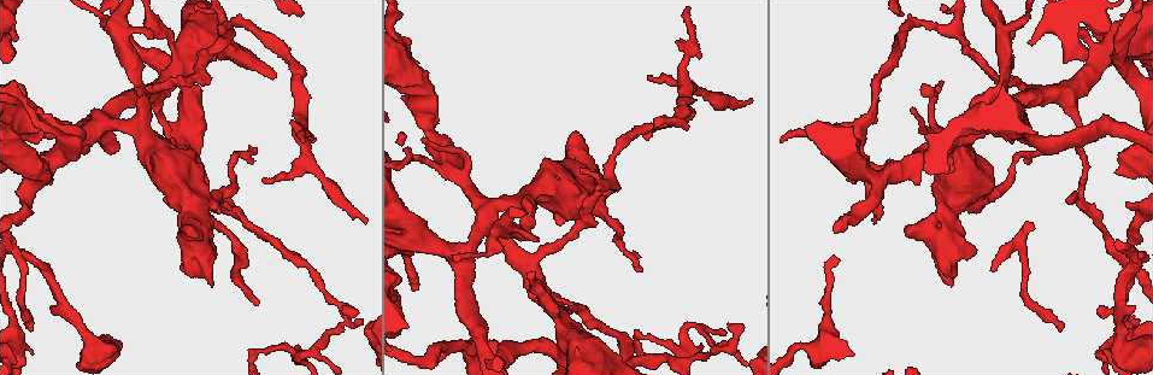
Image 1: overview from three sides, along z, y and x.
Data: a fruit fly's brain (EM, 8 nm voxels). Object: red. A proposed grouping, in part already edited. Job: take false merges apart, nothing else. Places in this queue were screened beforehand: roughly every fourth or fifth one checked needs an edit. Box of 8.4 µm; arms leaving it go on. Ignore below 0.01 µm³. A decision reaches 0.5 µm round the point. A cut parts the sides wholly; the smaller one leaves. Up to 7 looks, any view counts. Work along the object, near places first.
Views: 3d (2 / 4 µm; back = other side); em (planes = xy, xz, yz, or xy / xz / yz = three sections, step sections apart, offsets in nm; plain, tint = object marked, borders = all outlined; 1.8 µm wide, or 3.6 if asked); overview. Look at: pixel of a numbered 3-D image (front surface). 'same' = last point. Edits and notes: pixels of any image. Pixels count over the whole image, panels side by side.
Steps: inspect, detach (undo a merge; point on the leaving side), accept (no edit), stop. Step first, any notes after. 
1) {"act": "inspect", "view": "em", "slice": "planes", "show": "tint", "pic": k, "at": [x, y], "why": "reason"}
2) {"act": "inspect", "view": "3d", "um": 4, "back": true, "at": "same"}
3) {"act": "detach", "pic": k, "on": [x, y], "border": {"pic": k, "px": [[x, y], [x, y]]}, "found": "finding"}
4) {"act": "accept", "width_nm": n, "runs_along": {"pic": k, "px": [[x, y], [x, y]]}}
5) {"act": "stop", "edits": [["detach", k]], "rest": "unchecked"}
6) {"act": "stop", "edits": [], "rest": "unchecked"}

{"act": "inspect", "view": "3d", "um": 4, "back": true, "pic": 1, "at": [100, 119], "why": "a fork"}

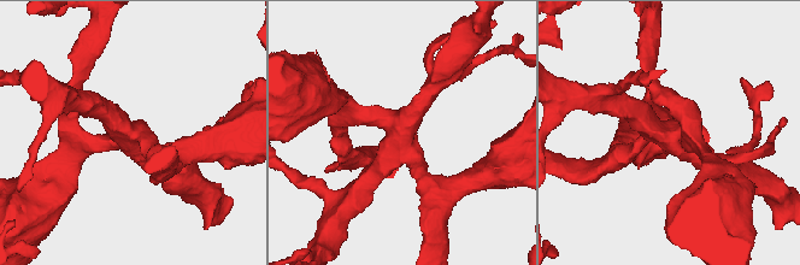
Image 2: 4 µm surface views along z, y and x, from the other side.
{"act": "inspect", "view": "em", "slice": "planes", "show": "tint", "pic": 2, "at": [399, 147], "arms": 4}

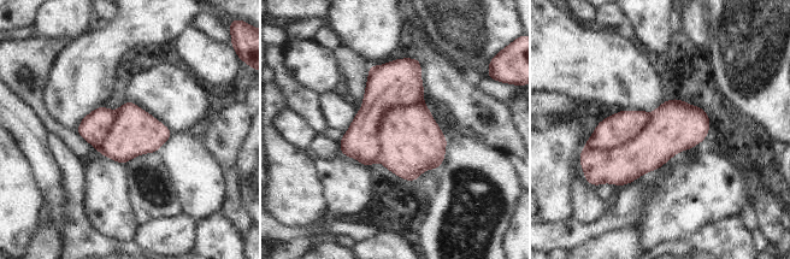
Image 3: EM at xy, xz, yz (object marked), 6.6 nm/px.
{"act": "accept", "found": "continuous, no second neuron"}

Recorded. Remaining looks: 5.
{"act": "inspect", "view": "em", "slice": "planes", "show": "tint", "pic": 1, "at": [1110, 357], "why": "abrupt turn"}

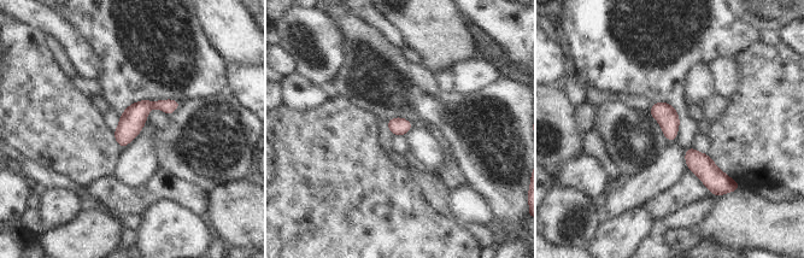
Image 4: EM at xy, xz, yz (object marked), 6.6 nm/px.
{"act": "accept", "width_nm": 130, "found": "continuous, no second neuron"}

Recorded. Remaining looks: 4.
{"act": "inspect", "view": "em", "slice": "xy", "step": 8, "show": "borders", "pic": 1, "at": [351, 323], "why": "thin arm on a thick one"}

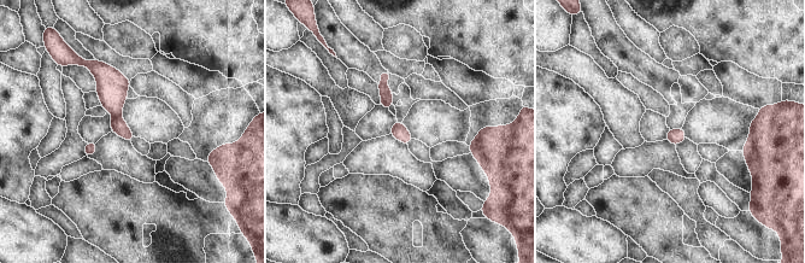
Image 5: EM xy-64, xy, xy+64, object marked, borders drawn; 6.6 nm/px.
{"act": "detach", "pic": 5, "on": [112, 86], "border": {"pic": 5, "px": [[115, 116], [119, 117]]}, "found": "a second neuron is stuck on"}

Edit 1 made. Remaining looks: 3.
{"act": "stop", "edits": [["detach", 5]], "rest": "unchecked"}

